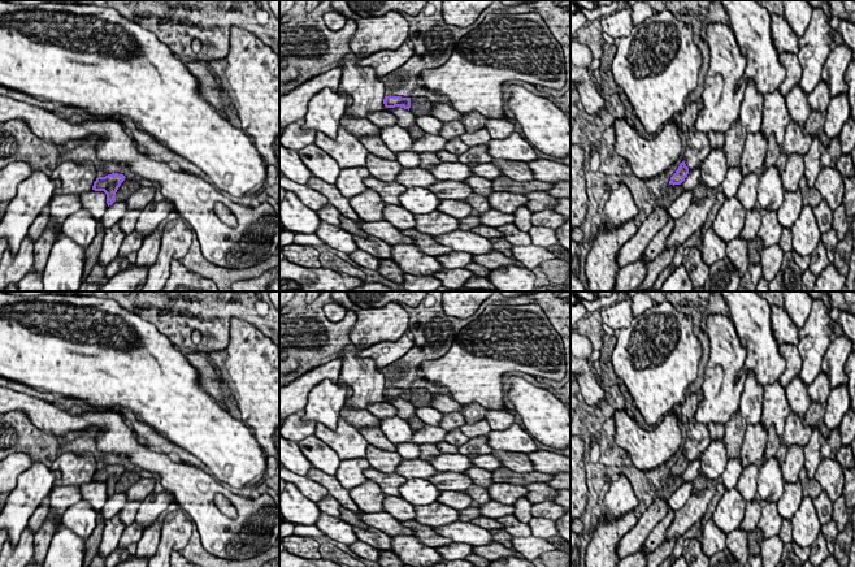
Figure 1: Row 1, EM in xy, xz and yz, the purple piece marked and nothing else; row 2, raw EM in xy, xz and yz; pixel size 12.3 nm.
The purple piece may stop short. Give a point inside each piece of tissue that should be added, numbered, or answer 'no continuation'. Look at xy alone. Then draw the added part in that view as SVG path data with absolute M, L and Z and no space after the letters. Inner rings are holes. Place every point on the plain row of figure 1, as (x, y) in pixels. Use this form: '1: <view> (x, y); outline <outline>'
no continuation

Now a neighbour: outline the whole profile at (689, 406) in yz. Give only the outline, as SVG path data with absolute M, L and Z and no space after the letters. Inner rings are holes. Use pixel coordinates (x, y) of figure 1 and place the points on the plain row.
M702 393L686 394L685 401L681 403L682 421L690 423L694 420L698 404L703 401Z

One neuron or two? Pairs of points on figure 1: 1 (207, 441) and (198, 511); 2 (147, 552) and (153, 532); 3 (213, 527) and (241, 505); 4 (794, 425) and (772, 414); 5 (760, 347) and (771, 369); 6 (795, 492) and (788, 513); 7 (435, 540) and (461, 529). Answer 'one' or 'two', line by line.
1: two
2: one
3: one
4: two
5: one
6: one
7: two

